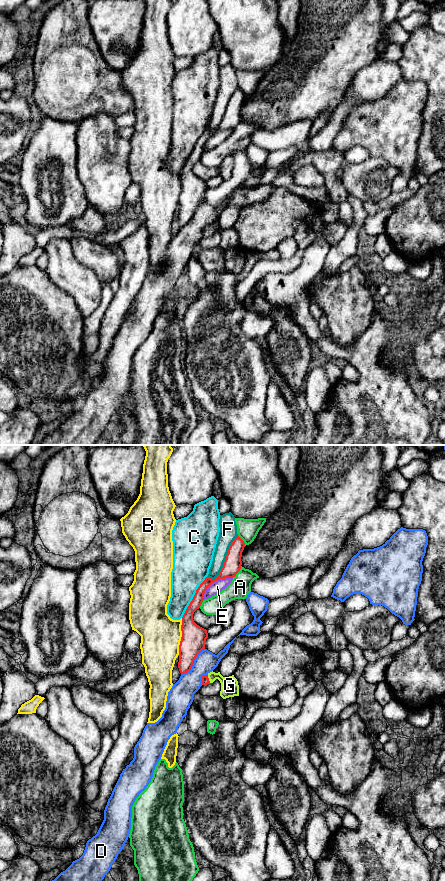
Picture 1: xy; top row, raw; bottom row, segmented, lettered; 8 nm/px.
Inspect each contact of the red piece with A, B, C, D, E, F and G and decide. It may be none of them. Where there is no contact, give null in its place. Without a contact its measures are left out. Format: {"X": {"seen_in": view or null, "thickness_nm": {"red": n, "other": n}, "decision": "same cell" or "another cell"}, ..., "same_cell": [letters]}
{"A": {"seen_in": "xy", "thickness_nm": {"red": 140, "other": 170}, "decision": "another cell"}, "B": {"seen_in": "xy", "thickness_nm": {"red": 200, "other": 320}, "decision": "another cell"}, "C": {"seen_in": "xy", "thickness_nm": {"red": 120, "other": 300}, "decision": "another cell"}, "D": {"seen_in": "xy", "thickness_nm": {"red": 200, "other": 190}, "decision": "another cell"}, "E": {"seen_in": "xy", "thickness_nm": {"red": 140, "other": 90}, "decision": "another cell"}, "F": {"seen_in": "xy", "thickness_nm": {"red": 140, "other": 140}, "decision": "another cell"}, "G": {"seen_in": "xy", "thickness_nm": {"red": 60, "other": 140}, "decision": "same cell"}, "same_cell": ["G"]}

